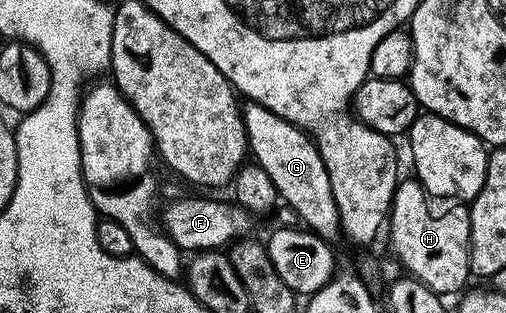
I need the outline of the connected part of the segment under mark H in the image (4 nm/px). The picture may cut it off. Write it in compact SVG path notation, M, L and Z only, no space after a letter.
M416 180L399 181L394 193L394 203L390 205L389 230L390 242L406 269L403 271L409 277L417 278L443 296L457 295L463 289L461 286L466 281L471 281L470 212L461 201L433 202L426 189Z

